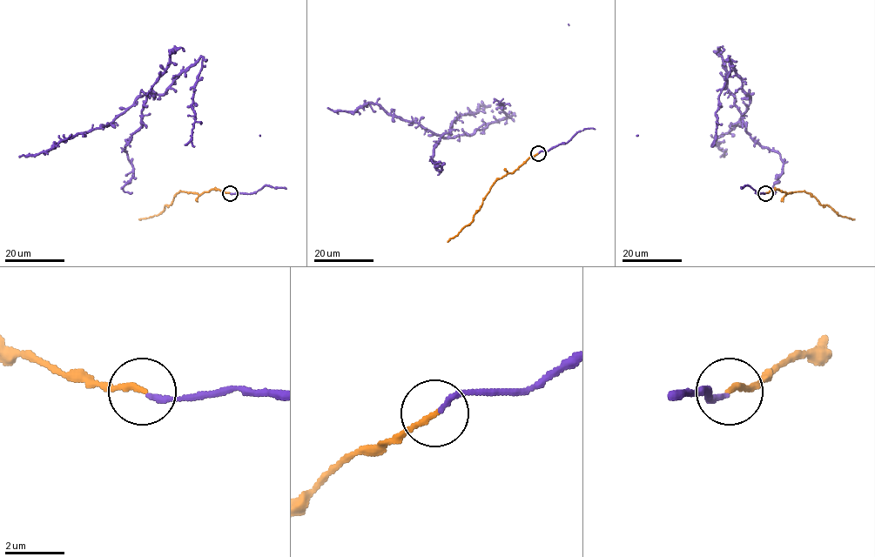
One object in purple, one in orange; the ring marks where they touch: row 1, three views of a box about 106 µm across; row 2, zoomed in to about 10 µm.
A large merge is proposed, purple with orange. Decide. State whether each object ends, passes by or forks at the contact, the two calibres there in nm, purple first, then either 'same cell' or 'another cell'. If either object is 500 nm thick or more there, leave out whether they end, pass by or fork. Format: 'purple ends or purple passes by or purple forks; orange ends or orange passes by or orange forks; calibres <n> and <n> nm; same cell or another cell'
purple ends; orange ends; calibres 160 and 200 nm; same cell

